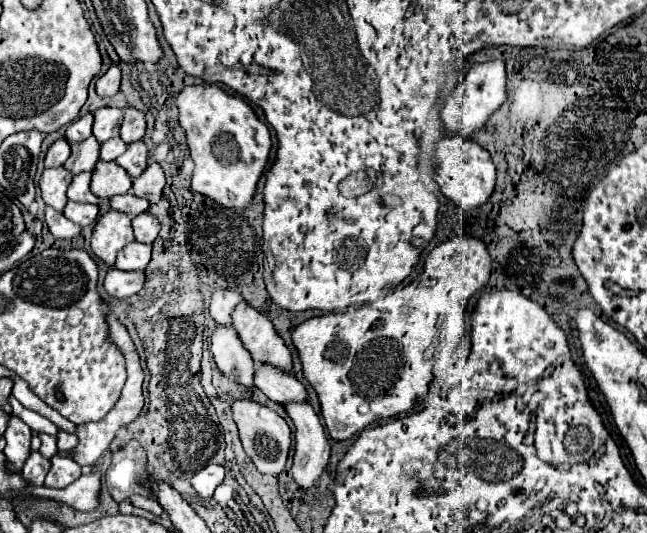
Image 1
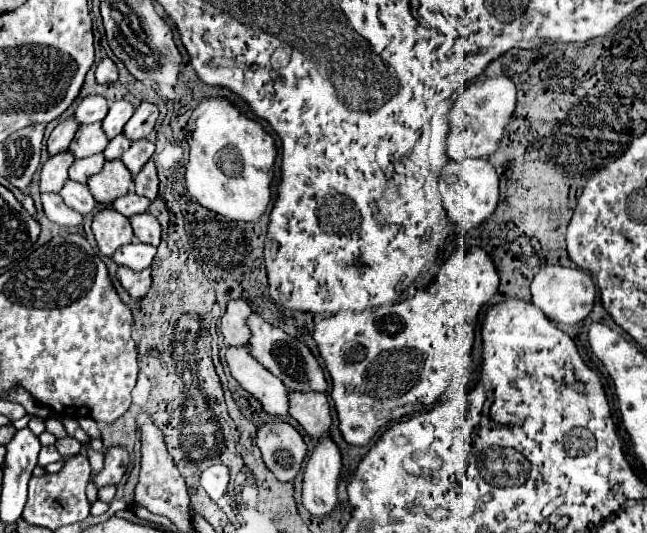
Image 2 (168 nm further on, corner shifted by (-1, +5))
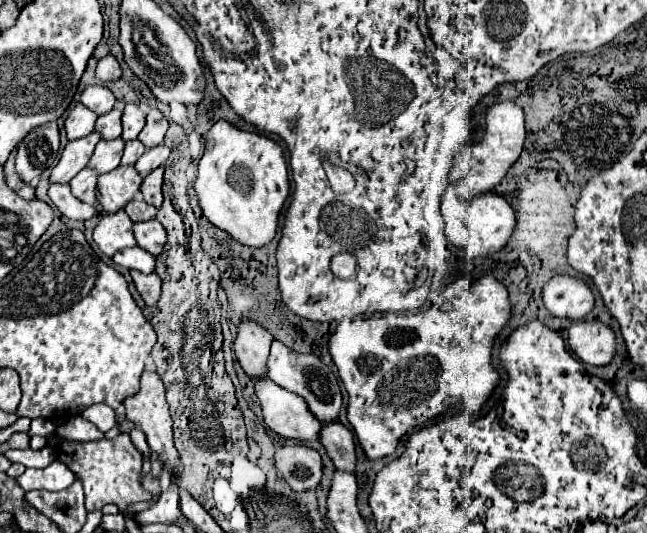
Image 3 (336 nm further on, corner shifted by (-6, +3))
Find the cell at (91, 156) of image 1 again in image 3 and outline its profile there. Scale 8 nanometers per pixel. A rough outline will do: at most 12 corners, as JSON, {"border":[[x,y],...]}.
{"border":[[114,107],[98,117],[94,131],[112,141],[122,133],[120,115]]}

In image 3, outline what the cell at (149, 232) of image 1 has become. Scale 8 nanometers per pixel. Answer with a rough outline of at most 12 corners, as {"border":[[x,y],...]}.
{"border":[[158,219],[134,223],[138,245],[160,255],[166,231]]}

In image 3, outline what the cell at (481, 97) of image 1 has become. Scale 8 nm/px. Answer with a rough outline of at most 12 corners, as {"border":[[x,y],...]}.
{"border":[[496,101],[478,143],[450,169],[470,193],[496,189],[524,145],[524,111]]}

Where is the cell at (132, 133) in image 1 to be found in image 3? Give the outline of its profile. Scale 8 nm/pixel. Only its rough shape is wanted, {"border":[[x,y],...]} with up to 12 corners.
{"border":[[150,109],[140,139],[146,147],[160,145],[168,129],[166,117]]}

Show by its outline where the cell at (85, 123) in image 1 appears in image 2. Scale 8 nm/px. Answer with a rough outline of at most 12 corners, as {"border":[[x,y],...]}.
{"border":[[87,95],[75,109],[81,125],[103,121],[109,101]]}

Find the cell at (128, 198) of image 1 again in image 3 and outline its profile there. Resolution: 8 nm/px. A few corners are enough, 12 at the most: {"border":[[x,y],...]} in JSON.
{"border":[[142,199],[126,203],[124,211],[132,221],[148,221],[156,207]]}

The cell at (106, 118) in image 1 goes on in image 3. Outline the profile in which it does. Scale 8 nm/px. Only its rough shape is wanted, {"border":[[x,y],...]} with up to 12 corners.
{"border":[[124,105],[122,139],[136,139],[144,125],[144,109]]}

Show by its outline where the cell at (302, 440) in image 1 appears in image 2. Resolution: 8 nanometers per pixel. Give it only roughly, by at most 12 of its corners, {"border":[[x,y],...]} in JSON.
{"border":[[333,439],[315,445],[303,473],[303,505],[337,509],[343,461]]}

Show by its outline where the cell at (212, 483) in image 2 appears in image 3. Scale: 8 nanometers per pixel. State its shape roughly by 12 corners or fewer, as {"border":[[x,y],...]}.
{"border":[[224,477],[214,481],[218,511],[230,515],[238,501]]}

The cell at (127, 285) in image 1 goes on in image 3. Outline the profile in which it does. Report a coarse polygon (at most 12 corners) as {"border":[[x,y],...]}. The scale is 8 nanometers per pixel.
{"border":[[130,271],[130,277],[146,305],[160,297],[160,277]]}

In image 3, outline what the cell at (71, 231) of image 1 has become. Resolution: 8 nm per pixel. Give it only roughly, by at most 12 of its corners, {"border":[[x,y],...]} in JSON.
{"border":[[50,185],[48,197],[60,213],[86,221],[94,207],[78,201],[68,185]]}

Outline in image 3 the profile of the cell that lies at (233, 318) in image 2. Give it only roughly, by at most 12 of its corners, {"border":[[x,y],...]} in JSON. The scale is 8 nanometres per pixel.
{"border":[[250,317],[240,321],[234,353],[250,379],[266,375],[272,335]]}

